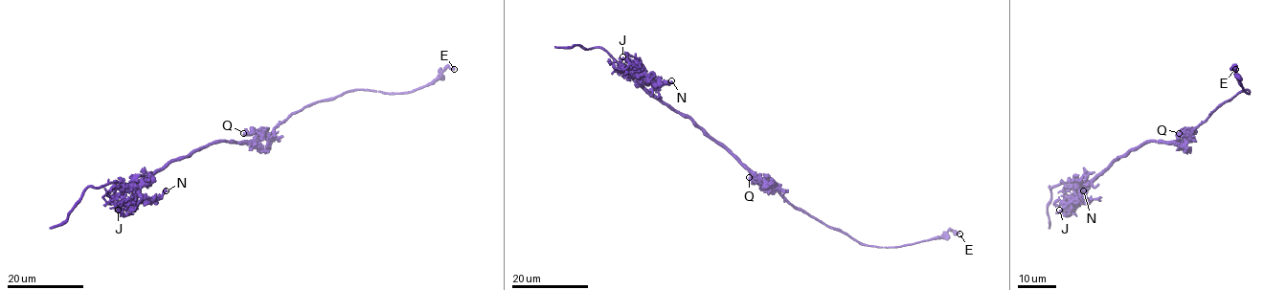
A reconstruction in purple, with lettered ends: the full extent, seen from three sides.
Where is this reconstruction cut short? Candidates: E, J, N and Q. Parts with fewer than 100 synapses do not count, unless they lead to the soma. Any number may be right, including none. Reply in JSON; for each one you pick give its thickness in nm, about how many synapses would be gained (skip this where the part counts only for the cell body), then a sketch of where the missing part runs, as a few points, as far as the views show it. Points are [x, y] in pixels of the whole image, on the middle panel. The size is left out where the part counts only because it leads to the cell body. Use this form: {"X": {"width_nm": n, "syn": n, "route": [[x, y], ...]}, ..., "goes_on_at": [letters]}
{"goes_on_at": []}

